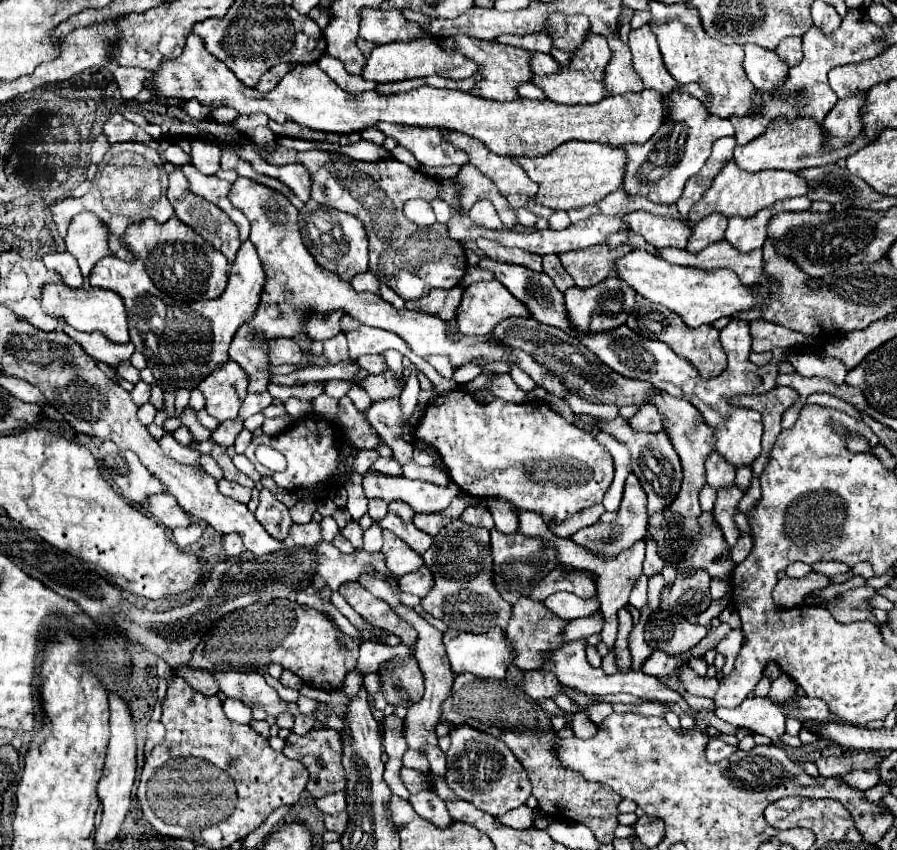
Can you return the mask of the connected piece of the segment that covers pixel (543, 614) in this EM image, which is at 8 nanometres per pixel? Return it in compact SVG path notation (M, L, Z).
M521 597L513 605L513 617L507 627L507 637L515 645L515 665L523 671L533 671L545 665L545 653L559 649L565 643L563 629L567 621L557 617L553 611L549 611L543 601L535 601L531 597Z

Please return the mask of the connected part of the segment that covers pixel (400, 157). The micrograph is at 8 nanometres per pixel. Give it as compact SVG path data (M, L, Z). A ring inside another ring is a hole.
M397 145L392 151L391 151L391 157L393 159L403 162L410 167L414 169L420 168L419 163L417 160L413 157L413 155L404 147Z

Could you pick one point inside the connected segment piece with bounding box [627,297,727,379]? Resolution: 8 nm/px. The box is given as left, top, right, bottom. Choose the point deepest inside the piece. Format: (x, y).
(701, 347)

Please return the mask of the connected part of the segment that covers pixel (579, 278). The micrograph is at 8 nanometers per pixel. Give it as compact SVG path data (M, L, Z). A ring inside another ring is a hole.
M597 245L579 251L565 251L559 253L563 269L573 277L575 285L591 287L603 281L609 275L615 275L615 261L627 255L633 247L619 245L615 249L607 245ZM597 251L597 253L595 253ZM597 255L597 257L595 257Z

